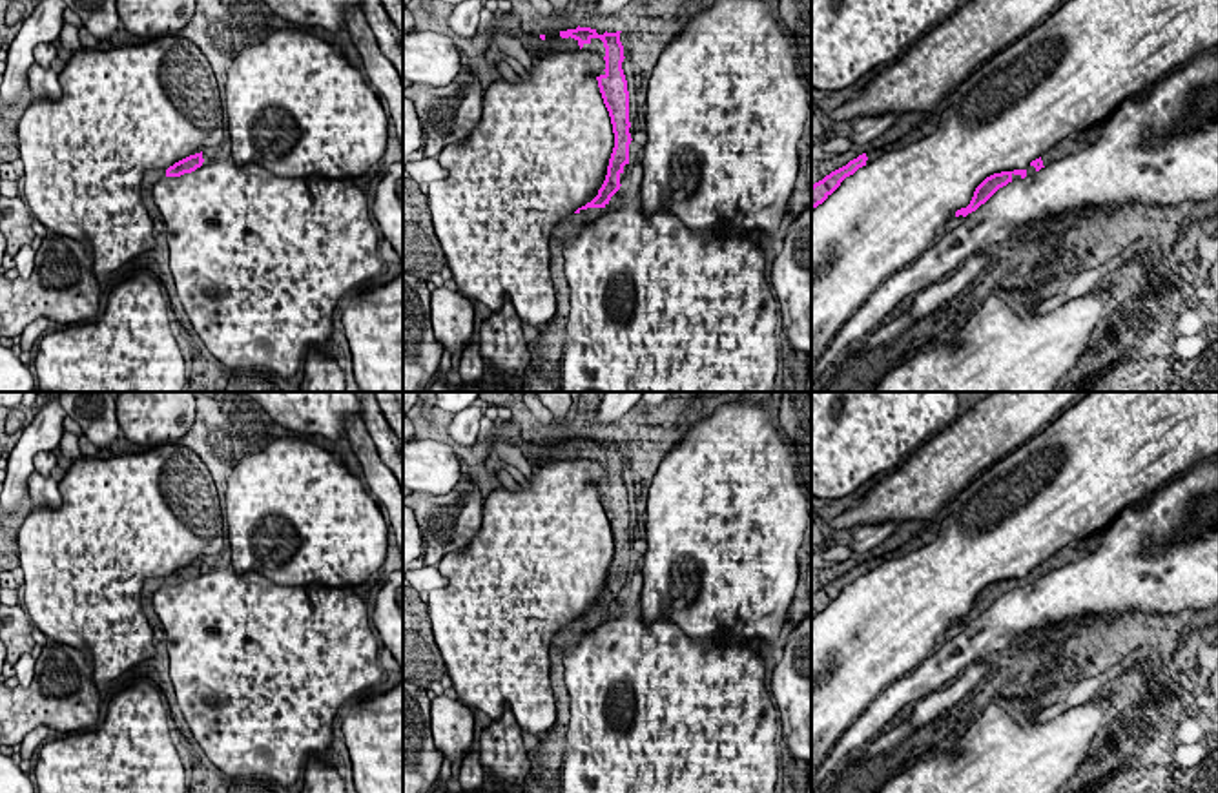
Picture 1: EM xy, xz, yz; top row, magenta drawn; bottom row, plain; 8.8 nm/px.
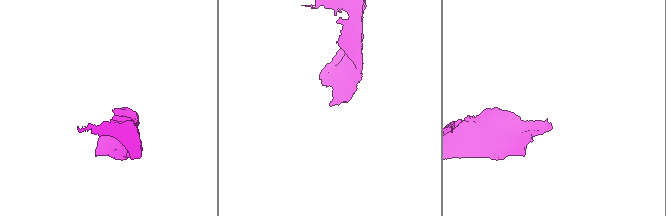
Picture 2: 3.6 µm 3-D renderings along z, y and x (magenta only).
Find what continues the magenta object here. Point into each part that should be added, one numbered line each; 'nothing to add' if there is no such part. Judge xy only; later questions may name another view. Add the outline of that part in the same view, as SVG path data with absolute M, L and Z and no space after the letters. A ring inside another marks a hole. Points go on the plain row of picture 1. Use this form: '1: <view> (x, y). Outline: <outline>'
1: xy (150, 586). Outline: M151 576L146 578L142 583L142 591L140 591L140 605L142 605L142 613L148 618L148 623L153 629L164 629L160 618L157 616L155 609L153 609L153 594L166 585L166 578L168 576Z

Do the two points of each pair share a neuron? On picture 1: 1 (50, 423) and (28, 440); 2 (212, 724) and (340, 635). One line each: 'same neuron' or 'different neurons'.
1: same neuron
2: same neuron

